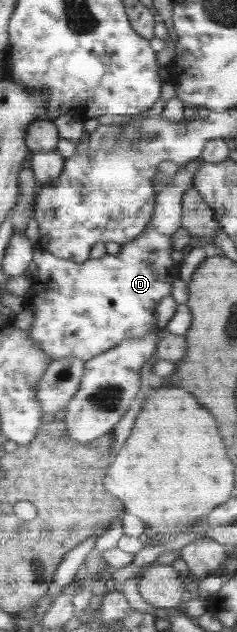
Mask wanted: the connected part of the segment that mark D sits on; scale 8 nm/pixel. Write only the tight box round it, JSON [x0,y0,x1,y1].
[26,156,202,362]

